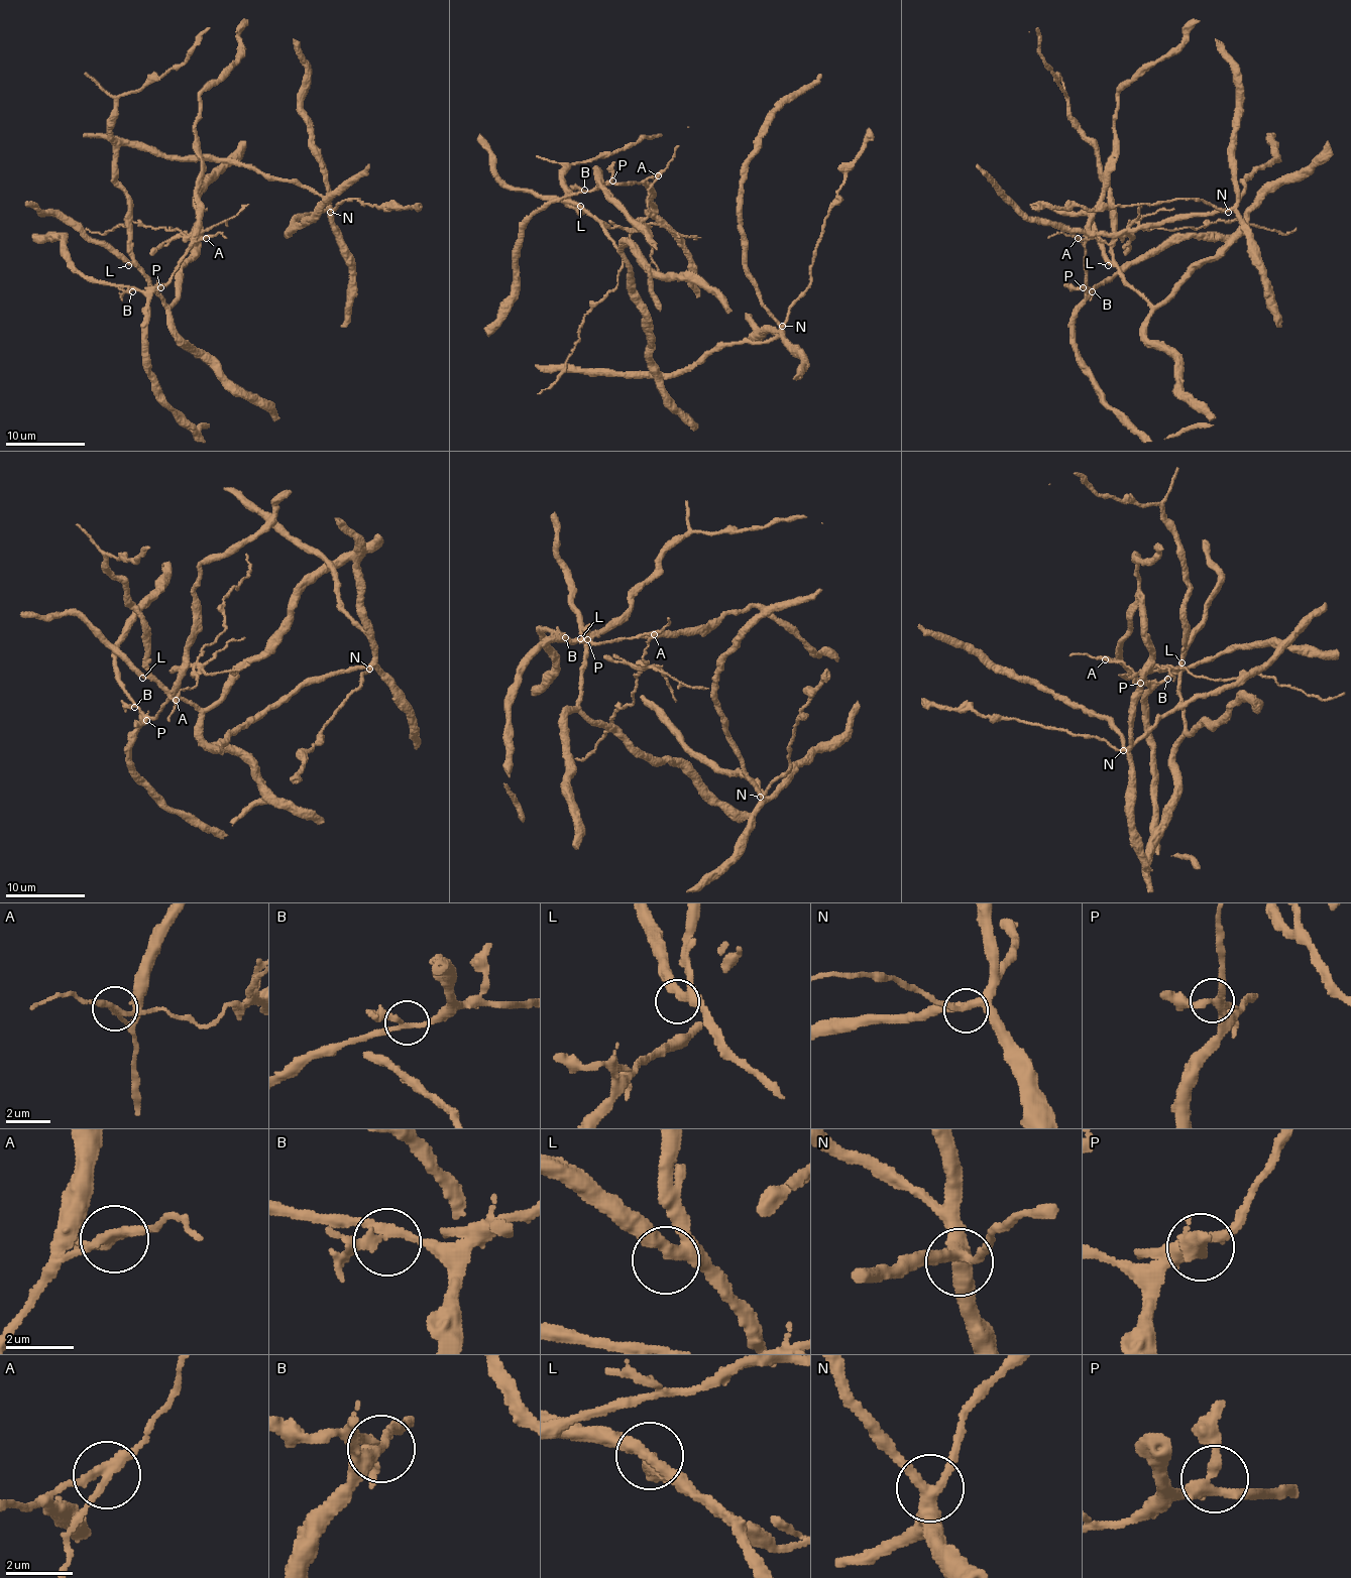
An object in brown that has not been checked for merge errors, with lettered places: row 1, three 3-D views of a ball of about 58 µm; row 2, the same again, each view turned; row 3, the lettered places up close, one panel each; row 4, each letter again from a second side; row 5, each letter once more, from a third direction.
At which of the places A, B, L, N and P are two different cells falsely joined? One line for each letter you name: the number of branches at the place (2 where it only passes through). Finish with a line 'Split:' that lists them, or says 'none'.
A: 3
Split: A

